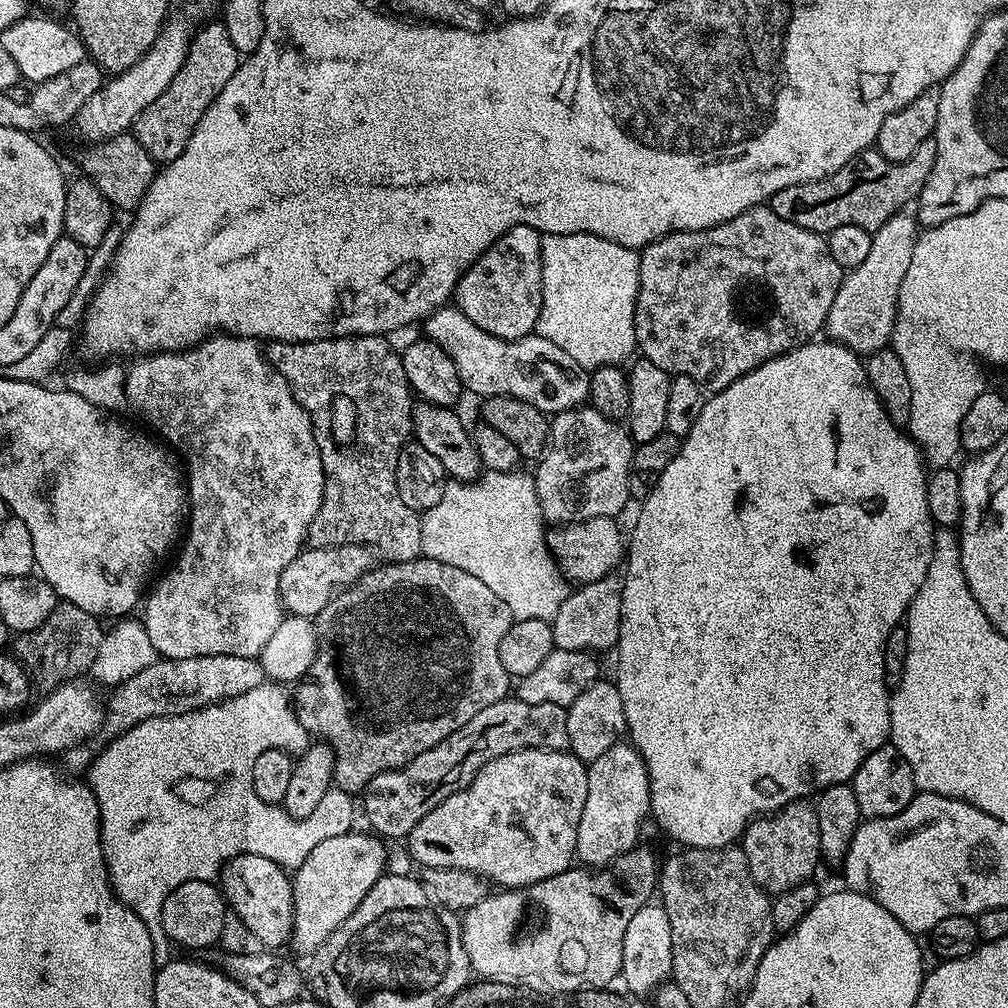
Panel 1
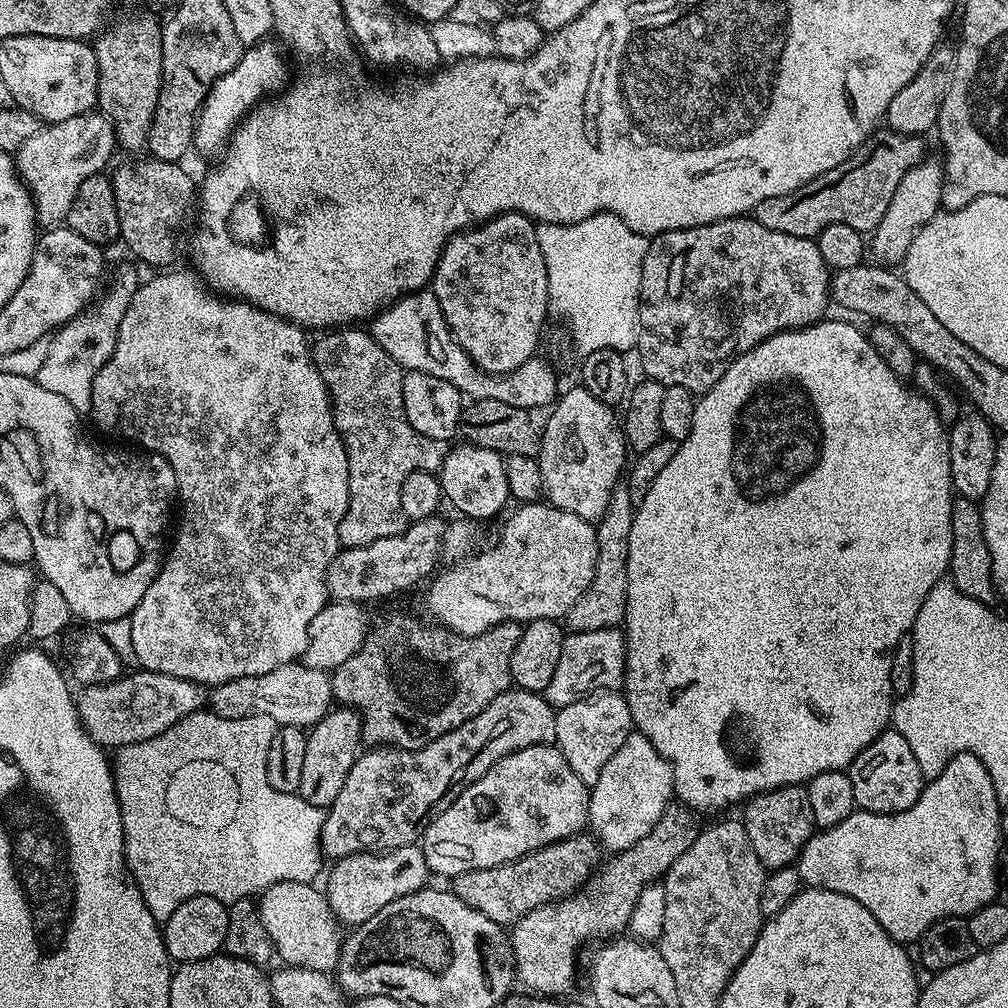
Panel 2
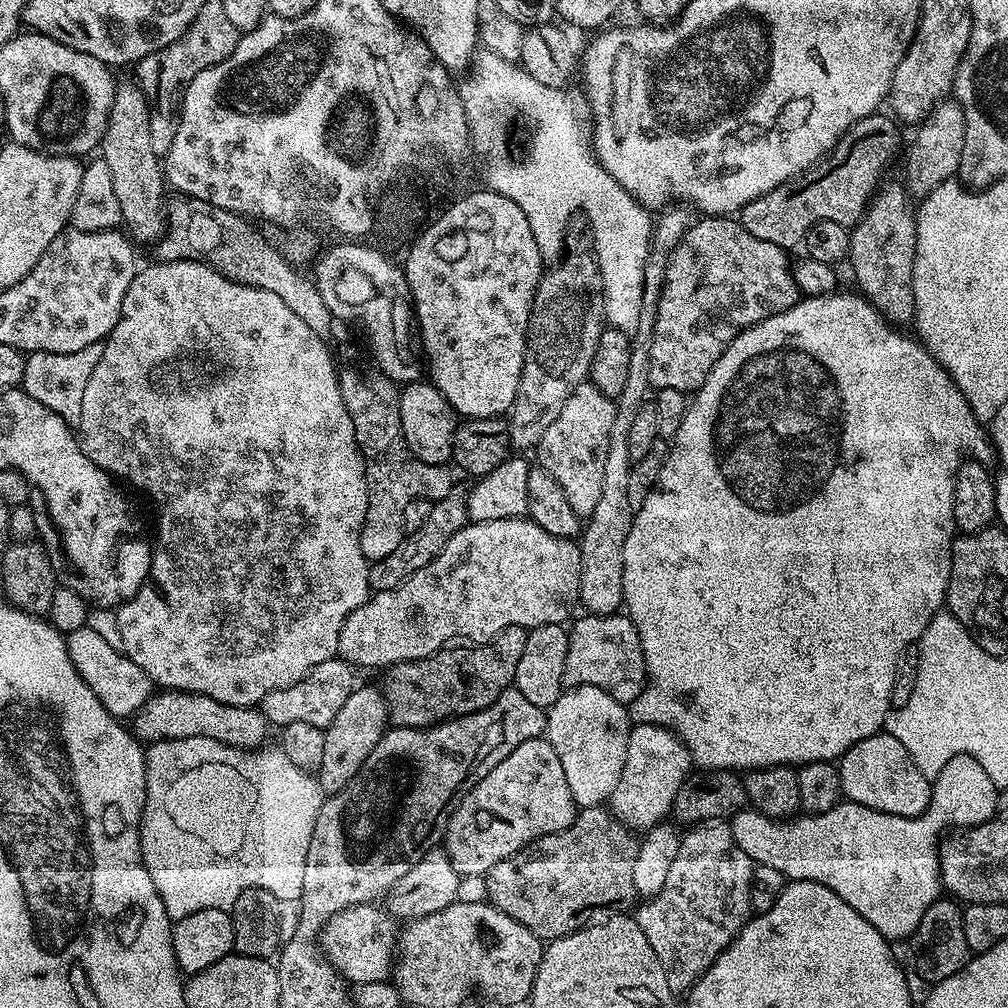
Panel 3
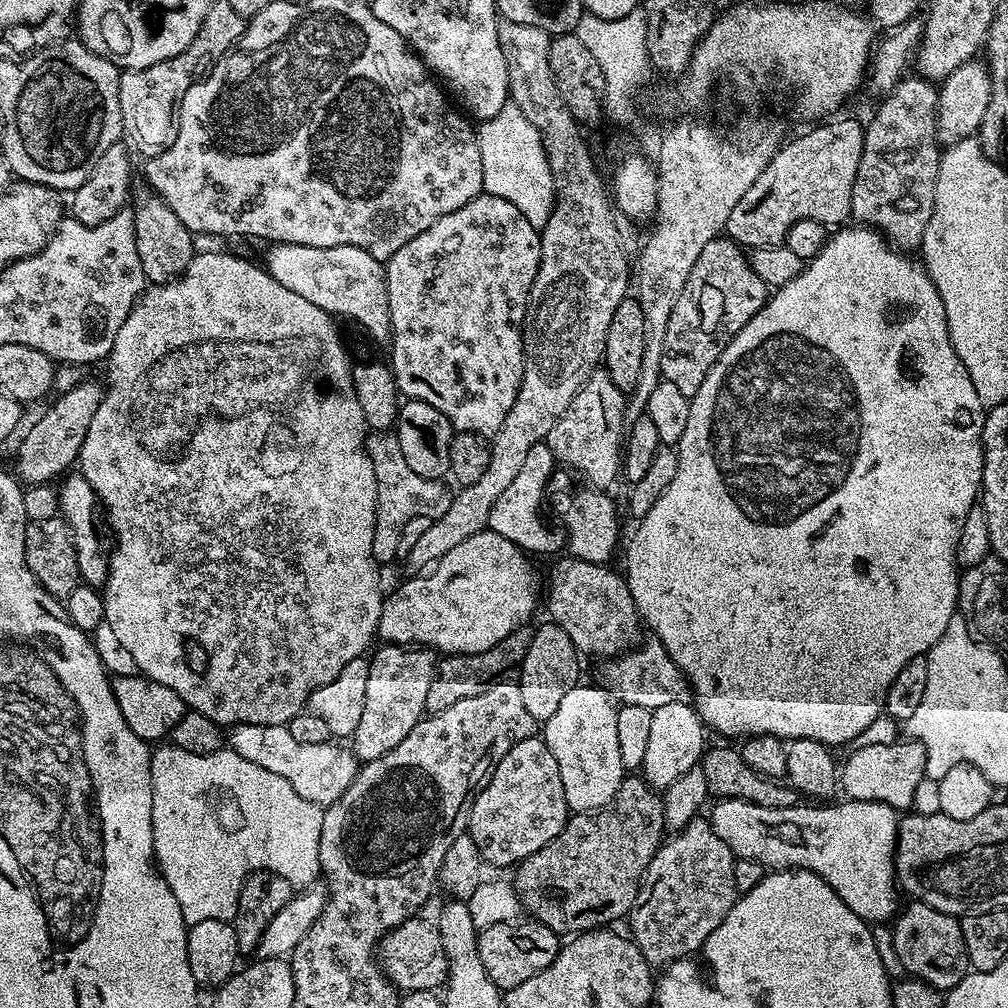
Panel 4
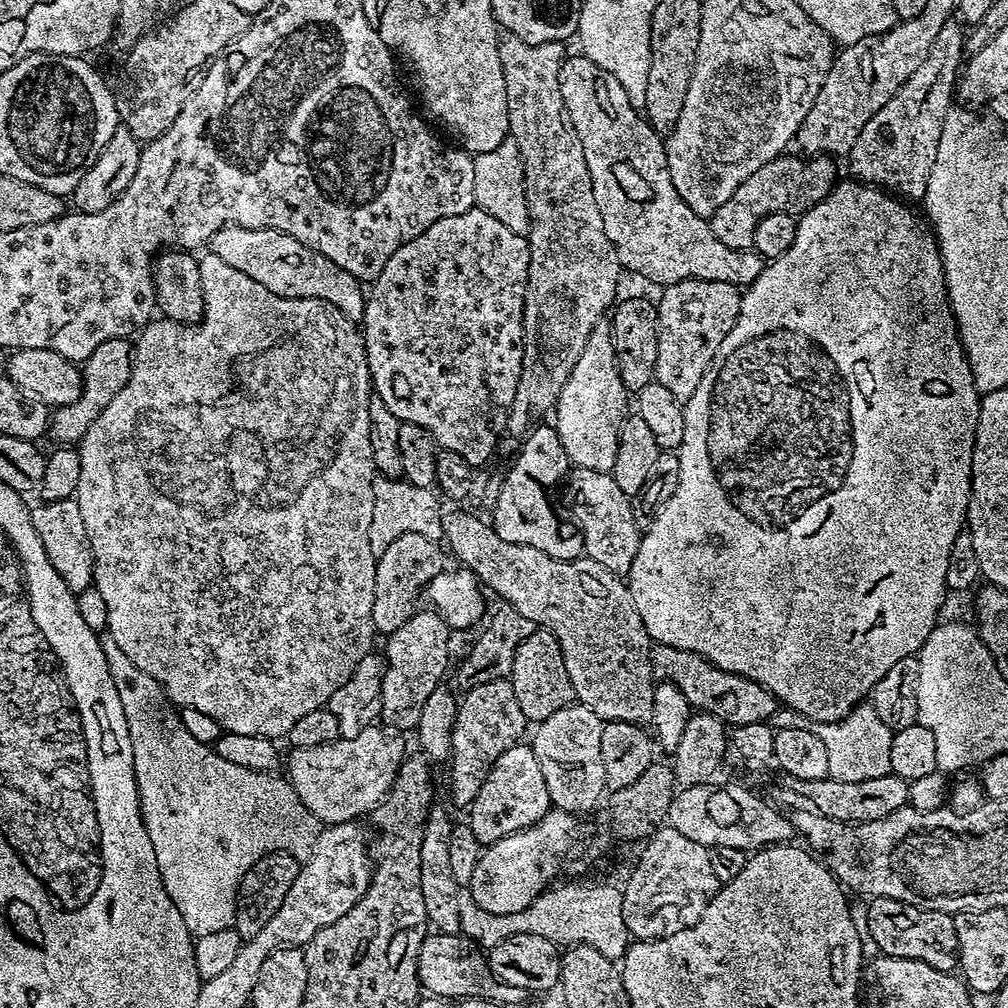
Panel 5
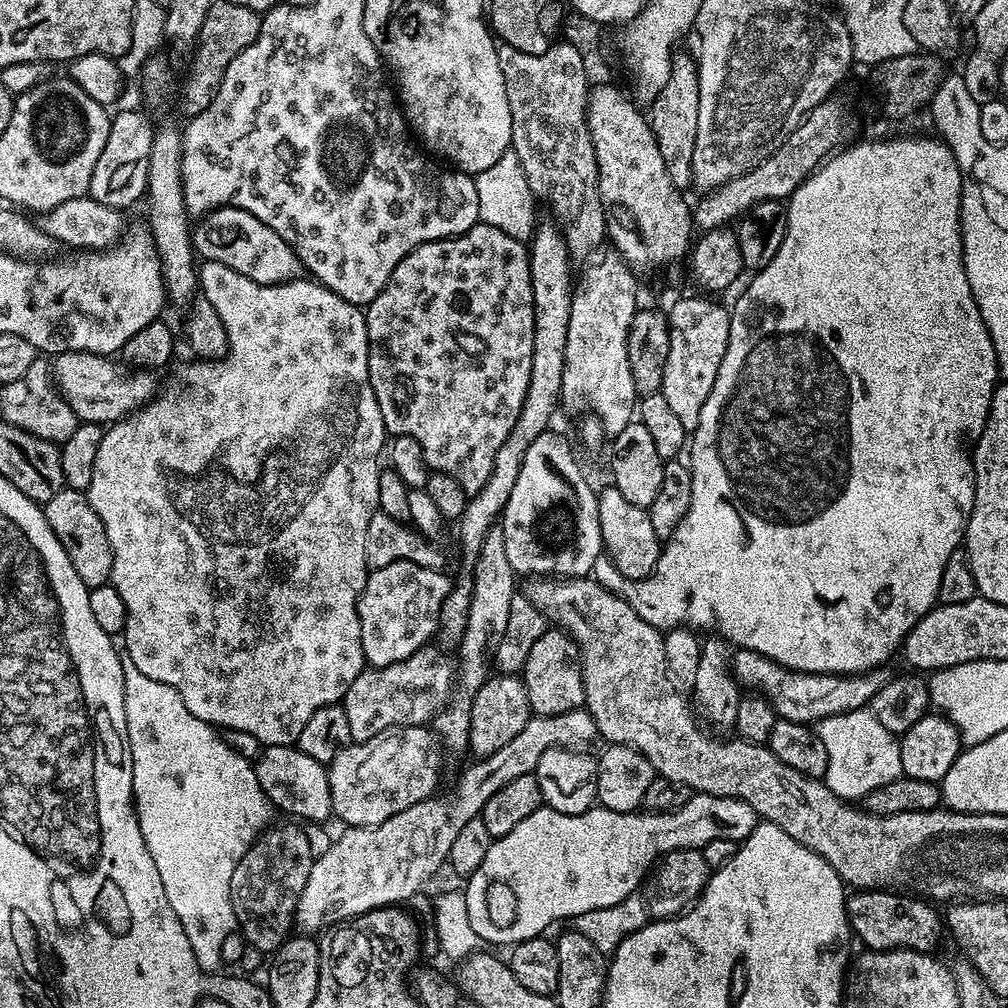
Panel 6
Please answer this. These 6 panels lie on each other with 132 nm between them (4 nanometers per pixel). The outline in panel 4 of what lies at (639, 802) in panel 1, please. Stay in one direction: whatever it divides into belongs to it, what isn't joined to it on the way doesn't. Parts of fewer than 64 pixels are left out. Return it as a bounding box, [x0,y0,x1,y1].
[642,701,706,788]

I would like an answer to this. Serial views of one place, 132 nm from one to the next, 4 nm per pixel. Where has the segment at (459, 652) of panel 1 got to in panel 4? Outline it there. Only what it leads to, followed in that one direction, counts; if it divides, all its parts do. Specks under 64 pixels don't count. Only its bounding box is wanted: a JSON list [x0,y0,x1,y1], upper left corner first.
[426,626,533,713]

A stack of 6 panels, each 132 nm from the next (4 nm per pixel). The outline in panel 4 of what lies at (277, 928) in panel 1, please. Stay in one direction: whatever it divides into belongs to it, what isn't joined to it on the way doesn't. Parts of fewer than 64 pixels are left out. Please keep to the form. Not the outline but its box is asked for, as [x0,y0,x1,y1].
[378,914,448,993]

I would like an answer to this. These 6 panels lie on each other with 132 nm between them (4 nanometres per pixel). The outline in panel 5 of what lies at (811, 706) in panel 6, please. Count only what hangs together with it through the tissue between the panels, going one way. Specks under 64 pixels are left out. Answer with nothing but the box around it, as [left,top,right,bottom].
[654,644,778,726]

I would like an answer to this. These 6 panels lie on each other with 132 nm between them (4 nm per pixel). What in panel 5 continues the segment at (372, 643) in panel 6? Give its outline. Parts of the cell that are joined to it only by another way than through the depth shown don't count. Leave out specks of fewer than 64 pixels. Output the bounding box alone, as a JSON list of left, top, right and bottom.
[372,534,445,634]

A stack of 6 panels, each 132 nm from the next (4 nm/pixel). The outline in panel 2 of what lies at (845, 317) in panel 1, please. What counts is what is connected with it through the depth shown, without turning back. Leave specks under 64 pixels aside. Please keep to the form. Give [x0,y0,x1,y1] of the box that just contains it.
[870,158,944,265]

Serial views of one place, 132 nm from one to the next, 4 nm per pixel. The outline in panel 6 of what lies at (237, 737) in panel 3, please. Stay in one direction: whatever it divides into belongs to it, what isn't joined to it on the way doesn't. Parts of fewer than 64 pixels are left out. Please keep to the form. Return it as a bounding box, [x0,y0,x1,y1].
[327,724,442,828]

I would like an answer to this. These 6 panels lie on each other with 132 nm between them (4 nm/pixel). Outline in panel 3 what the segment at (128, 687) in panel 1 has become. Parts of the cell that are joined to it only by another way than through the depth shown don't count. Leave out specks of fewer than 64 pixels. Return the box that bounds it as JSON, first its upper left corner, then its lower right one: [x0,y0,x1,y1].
[258,659,354,728]

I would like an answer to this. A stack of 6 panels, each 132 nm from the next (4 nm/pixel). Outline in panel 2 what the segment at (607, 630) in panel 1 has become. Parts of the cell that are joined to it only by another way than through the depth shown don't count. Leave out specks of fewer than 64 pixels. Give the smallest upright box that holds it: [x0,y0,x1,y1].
[566,482,634,632]

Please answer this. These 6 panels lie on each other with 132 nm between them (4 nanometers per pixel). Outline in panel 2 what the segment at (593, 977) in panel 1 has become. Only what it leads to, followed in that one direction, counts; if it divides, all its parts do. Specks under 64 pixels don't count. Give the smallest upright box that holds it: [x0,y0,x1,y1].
[510,802,702,998]

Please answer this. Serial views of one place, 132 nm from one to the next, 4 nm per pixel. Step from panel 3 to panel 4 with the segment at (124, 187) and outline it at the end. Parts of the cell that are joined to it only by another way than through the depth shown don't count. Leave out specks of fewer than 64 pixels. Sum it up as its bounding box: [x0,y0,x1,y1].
[132,195,194,285]

